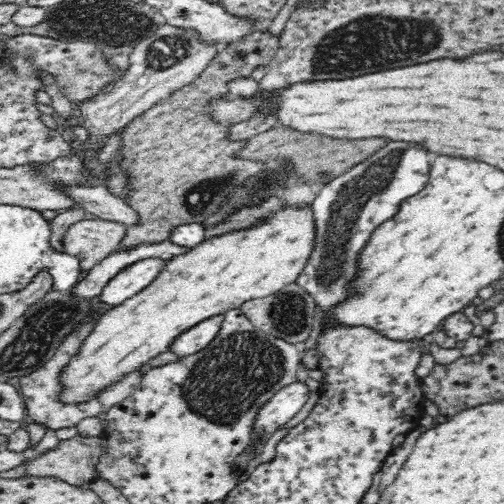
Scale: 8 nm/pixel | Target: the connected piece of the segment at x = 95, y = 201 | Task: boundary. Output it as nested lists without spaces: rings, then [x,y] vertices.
[[[106,184],[91,188],[70,188],[78,206],[99,219],[119,222],[128,227],[139,223],[138,213],[124,200],[113,195]]]

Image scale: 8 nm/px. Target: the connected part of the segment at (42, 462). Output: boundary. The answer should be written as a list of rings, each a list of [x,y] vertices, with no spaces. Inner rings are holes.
[[[77,434],[71,439],[61,440],[55,449],[50,450],[49,453],[35,458],[33,461],[25,464],[26,476],[28,477],[60,477],[70,485],[87,486],[96,478],[97,464],[101,460],[102,453],[104,453],[101,445],[101,437],[85,437]]]

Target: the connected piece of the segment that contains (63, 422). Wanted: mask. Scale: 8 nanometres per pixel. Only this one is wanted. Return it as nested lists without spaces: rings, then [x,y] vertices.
[[[95,322],[81,324],[76,330],[73,330],[57,348],[54,356],[44,364],[40,370],[35,370],[27,376],[20,377],[20,392],[27,408],[27,420],[44,425],[47,429],[60,430],[60,428],[72,428],[76,426],[84,418],[98,416],[100,412],[110,410],[114,405],[125,401],[132,393],[137,392],[141,386],[144,370],[138,369],[137,372],[130,373],[129,377],[124,378],[122,382],[113,386],[112,389],[106,390],[100,394],[100,397],[92,401],[85,402],[82,405],[64,405],[58,401],[55,395],[60,391],[59,374],[62,366],[66,366],[66,362],[70,360],[70,356],[78,350],[78,346],[82,344],[82,340],[90,334],[90,330],[94,328]]]

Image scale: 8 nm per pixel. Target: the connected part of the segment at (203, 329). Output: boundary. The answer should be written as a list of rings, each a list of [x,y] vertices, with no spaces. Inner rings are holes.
[[[224,315],[214,316],[204,322],[198,323],[192,329],[188,329],[173,342],[173,353],[180,357],[187,357],[200,352],[200,350],[206,348],[219,335],[224,320],[226,320],[226,316]]]

